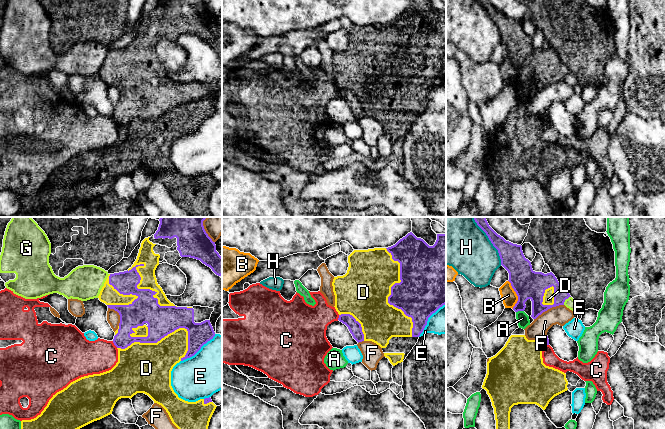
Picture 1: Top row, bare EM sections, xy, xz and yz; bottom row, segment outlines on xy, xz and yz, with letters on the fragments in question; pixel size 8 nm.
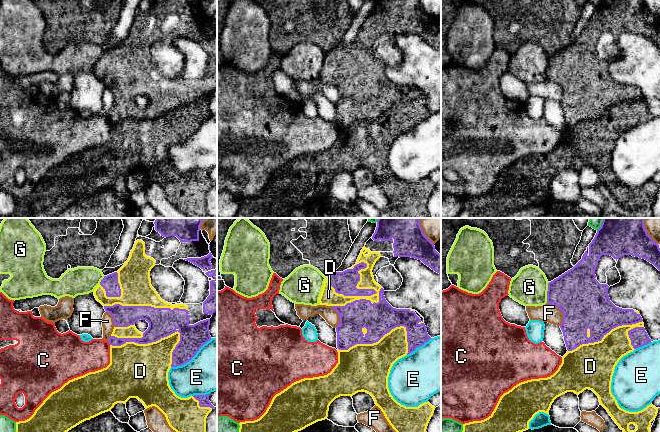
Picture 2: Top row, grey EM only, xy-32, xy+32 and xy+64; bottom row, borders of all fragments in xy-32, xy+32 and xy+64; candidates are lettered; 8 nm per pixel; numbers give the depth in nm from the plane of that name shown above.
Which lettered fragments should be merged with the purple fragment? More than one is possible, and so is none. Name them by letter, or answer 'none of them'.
D

